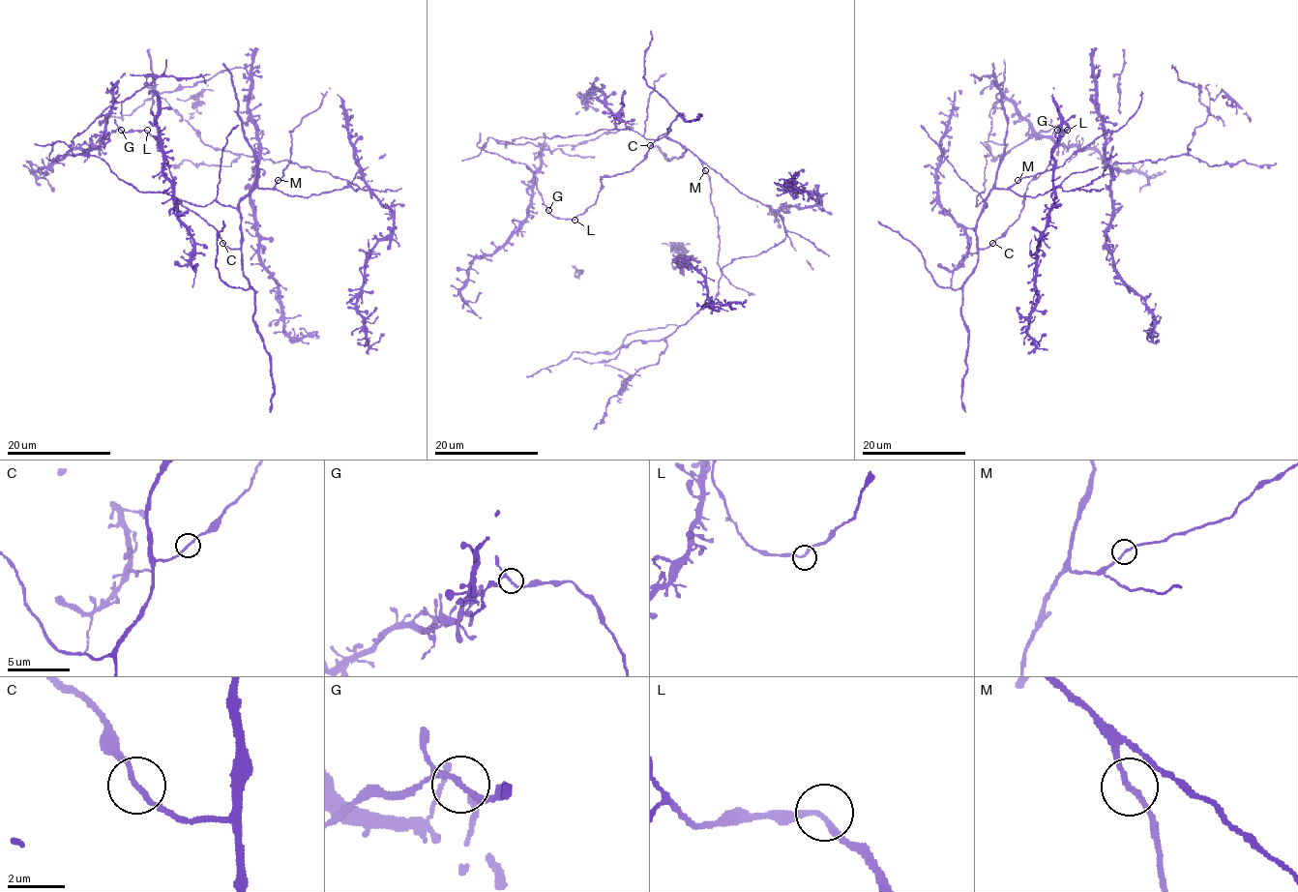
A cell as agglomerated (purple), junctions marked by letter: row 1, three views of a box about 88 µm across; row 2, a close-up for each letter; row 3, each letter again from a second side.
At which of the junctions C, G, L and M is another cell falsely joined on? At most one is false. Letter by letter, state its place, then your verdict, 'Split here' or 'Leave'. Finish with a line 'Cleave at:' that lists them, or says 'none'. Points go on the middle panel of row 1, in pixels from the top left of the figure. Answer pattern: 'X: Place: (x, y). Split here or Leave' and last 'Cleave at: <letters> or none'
C: Place: (650, 145). Leave
G: Place: (548, 210). Leave
L: Place: (575, 220). Leave
M: Place: (705, 170). Leave
Cleave at: none

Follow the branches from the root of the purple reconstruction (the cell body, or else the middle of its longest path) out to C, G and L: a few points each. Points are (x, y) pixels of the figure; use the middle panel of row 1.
C: (706, 163), (669, 139), (668, 129), (650, 146)
G: (706, 163), (669, 139), (668, 129), (631, 170), (602, 177), (597, 200), (582, 213), (556, 219), (548, 211)
L: (706, 163), (669, 139), (668, 129), (631, 170), (602, 177), (597, 200), (575, 220)

